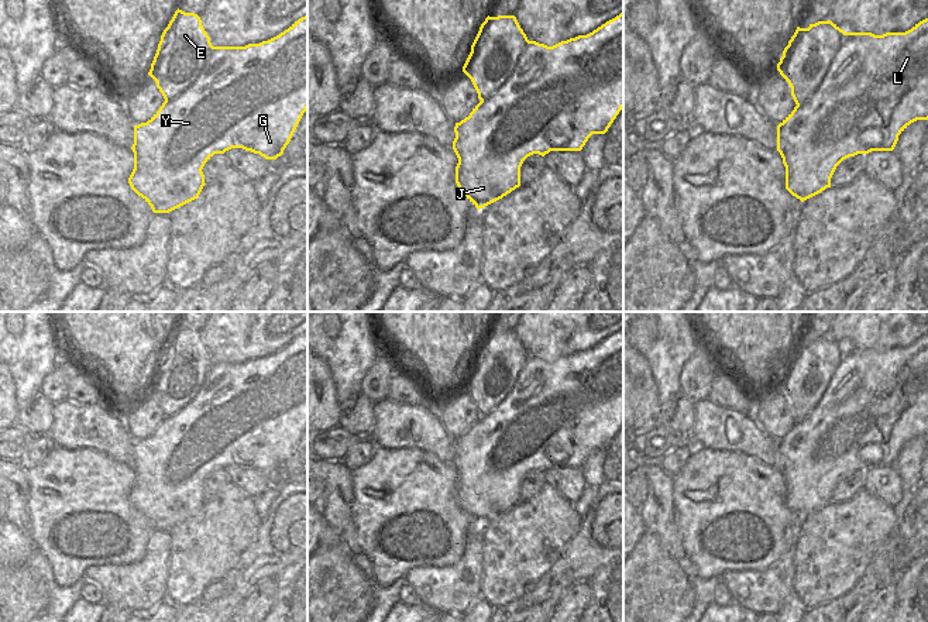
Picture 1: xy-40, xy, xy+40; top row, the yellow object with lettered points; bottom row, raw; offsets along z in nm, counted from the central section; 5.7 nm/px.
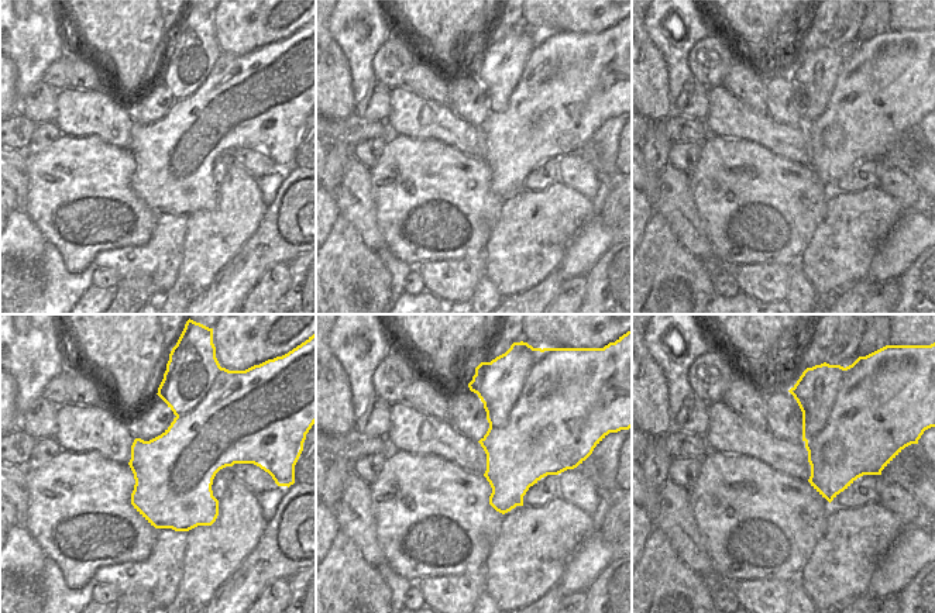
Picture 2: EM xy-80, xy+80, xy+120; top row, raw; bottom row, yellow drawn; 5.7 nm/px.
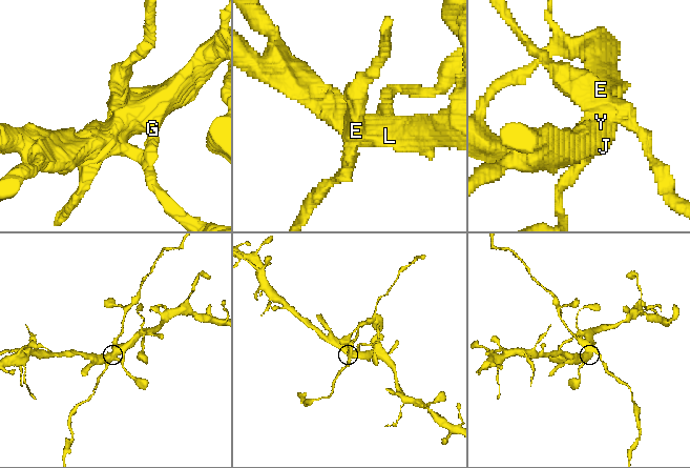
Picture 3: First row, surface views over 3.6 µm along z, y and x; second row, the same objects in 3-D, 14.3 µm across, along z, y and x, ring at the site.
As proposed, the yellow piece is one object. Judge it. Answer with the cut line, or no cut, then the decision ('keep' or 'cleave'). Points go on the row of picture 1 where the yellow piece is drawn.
xy+40 (845, 33), (845, 38), (822, 81), (797, 106) | cleave

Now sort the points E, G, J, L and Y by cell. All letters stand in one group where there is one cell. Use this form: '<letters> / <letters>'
E / G J L Y

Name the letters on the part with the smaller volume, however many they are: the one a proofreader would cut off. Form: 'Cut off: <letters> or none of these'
Cut off: E

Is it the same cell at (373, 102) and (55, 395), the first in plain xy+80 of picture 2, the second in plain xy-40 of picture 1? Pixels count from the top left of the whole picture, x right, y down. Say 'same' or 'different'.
different

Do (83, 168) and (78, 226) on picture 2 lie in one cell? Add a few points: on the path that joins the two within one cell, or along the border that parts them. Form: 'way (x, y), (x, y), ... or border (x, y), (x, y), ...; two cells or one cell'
way (83, 182), (72, 200), (78, 212); one cell

